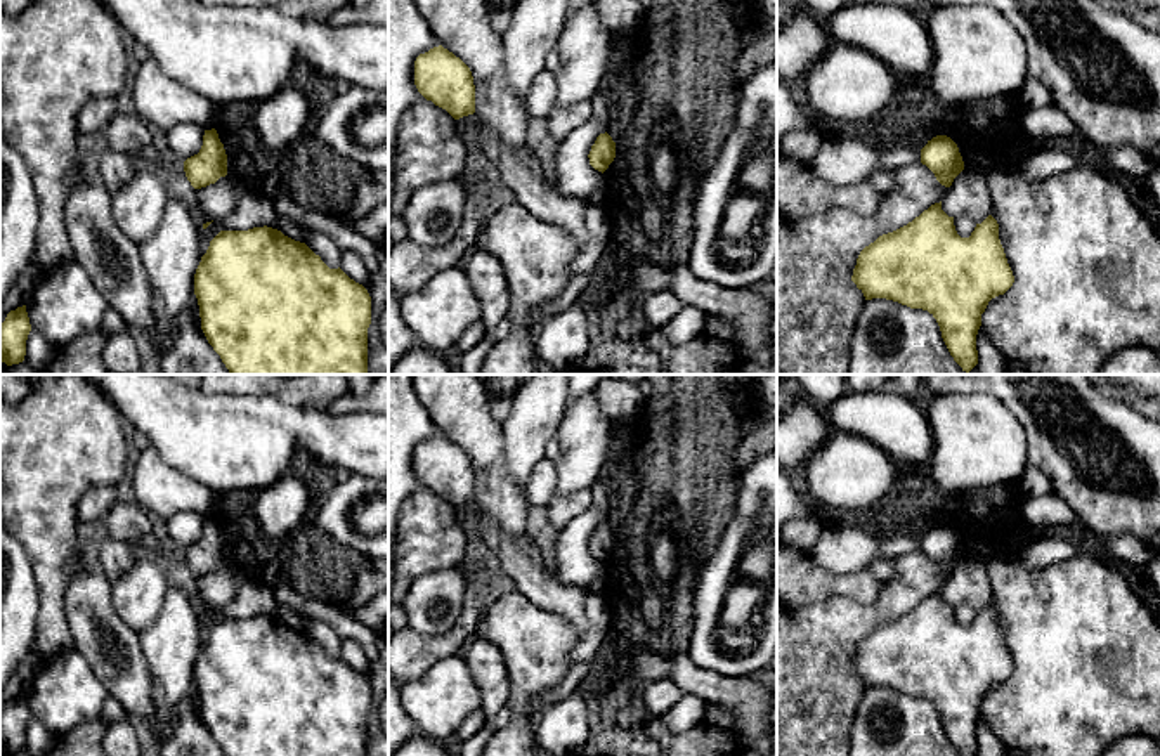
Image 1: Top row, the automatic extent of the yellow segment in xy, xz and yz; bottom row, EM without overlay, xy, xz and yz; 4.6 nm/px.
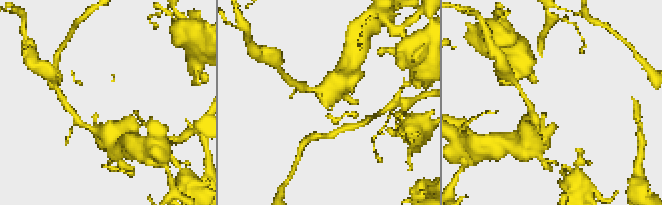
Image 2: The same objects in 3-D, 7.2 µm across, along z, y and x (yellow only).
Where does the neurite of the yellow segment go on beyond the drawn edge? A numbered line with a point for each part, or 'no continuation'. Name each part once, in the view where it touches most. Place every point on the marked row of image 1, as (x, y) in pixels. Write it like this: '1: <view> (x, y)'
no continuation

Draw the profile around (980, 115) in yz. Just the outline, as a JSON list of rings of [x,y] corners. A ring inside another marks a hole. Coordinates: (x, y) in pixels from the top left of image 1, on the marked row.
[[[1021,92],[988,101],[976,101],[959,106],[962,120],[976,128],[987,130],[997,120],[1004,120],[1014,106],[1021,106]]]

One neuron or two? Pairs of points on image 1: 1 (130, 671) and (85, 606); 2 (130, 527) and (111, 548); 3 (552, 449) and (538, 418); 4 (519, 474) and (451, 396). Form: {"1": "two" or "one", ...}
{"1": "one", "2": "two", "3": "two", "4": "two"}

